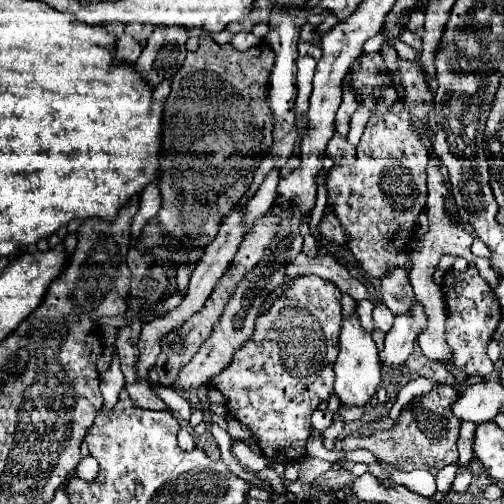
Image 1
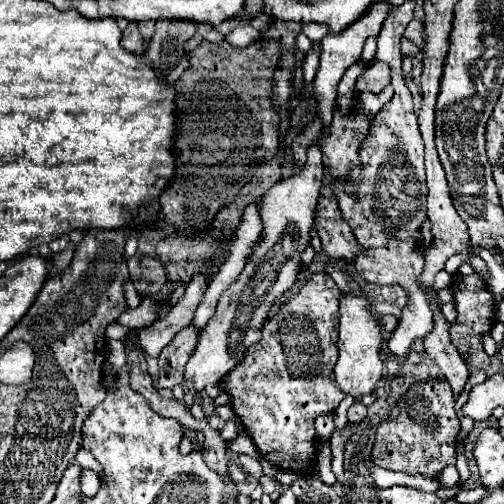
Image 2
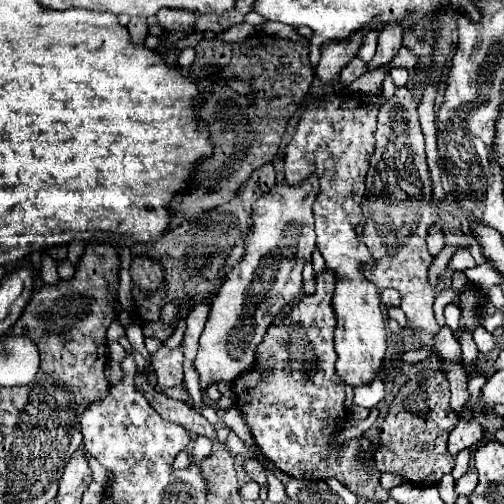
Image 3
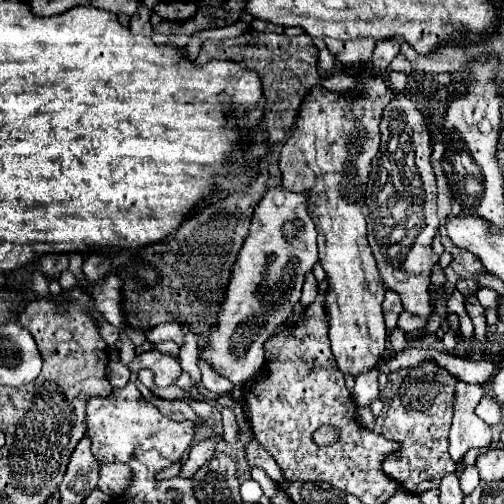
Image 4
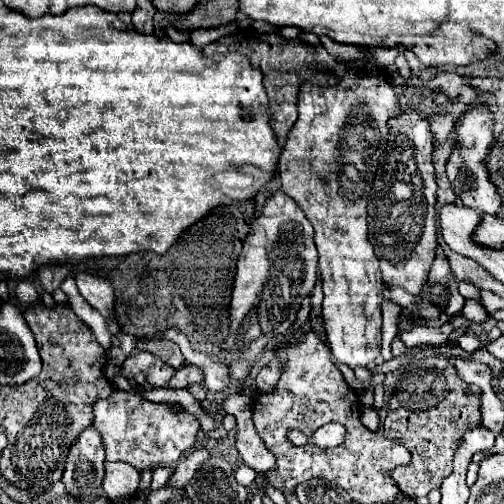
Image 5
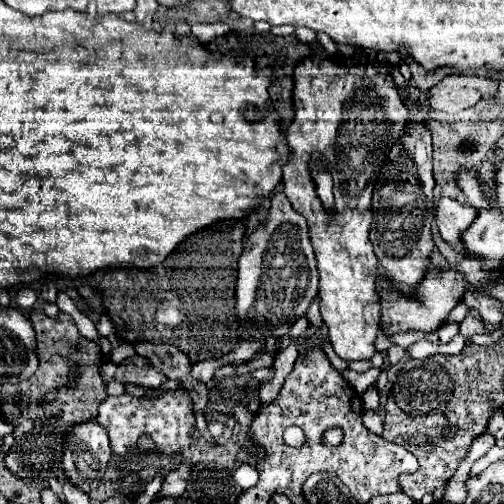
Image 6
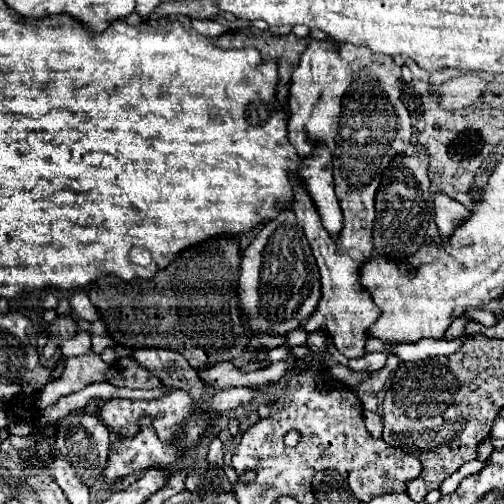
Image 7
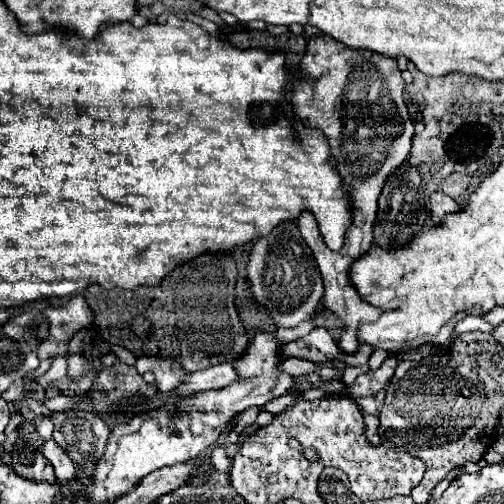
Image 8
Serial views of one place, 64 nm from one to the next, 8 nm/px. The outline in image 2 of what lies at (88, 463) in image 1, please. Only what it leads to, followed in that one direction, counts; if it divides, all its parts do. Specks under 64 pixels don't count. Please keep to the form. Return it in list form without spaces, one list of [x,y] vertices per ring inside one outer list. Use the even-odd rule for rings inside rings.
[[[82,468],[82,494],[86,496],[94,496],[96,494],[96,488],[100,486],[100,476],[94,472],[94,470]]]

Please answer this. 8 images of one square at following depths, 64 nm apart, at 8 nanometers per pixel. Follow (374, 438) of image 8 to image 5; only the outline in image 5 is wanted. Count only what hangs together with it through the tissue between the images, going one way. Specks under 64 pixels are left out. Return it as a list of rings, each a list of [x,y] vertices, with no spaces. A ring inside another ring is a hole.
[[[364,408],[364,412],[362,412],[360,420],[362,420],[362,424],[364,424],[368,430],[372,430],[372,432],[376,432],[376,430],[378,430],[380,420],[378,420],[378,412],[376,412],[374,408]]]

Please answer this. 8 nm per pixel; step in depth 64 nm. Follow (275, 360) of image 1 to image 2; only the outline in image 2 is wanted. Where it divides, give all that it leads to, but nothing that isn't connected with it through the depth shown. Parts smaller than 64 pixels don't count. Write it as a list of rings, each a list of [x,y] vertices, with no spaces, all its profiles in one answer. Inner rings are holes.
[[[322,272],[312,274],[308,280],[302,282],[296,294],[280,306],[280,312],[264,322],[260,342],[248,348],[236,368],[228,372],[228,376],[224,376],[220,382],[222,390],[230,394],[234,414],[248,430],[248,436],[258,446],[262,458],[282,470],[296,470],[300,474],[312,472],[312,464],[316,460],[314,442],[318,440],[314,418],[332,412],[344,398],[344,394],[336,388],[336,382],[332,380],[332,368],[338,358],[338,306],[340,290],[334,280]]]

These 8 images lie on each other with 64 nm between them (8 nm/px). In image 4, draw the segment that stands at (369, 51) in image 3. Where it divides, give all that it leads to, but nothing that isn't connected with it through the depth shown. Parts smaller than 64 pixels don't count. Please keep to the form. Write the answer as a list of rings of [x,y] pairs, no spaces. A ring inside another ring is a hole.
[[[358,38],[358,40],[350,40],[350,42],[342,42],[342,40],[324,40],[328,50],[338,58],[338,62],[342,64],[350,64],[350,62],[366,62],[368,60],[368,48],[372,48],[376,44],[374,38]]]

